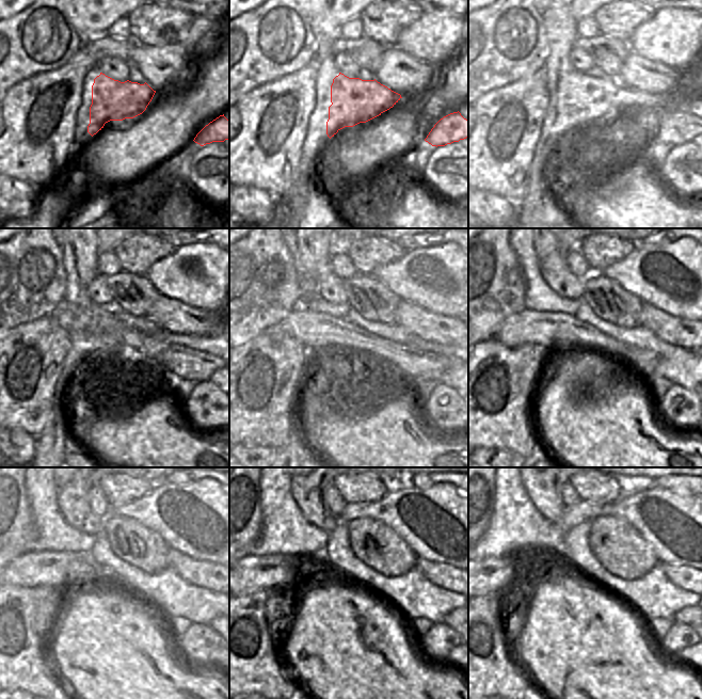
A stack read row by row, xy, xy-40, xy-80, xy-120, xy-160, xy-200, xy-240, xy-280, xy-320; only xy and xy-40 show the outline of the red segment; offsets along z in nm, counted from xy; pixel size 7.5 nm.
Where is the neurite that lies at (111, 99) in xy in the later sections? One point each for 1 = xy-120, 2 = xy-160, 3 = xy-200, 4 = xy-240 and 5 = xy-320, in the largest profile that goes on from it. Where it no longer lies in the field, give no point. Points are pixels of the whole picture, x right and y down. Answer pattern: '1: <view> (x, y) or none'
1: xy-120 (115, 343)
2: xy-160 (312, 329)
3: xy-200 (554, 331)
4: xy-240 (32, 569)
5: xy-320 (514, 571)

